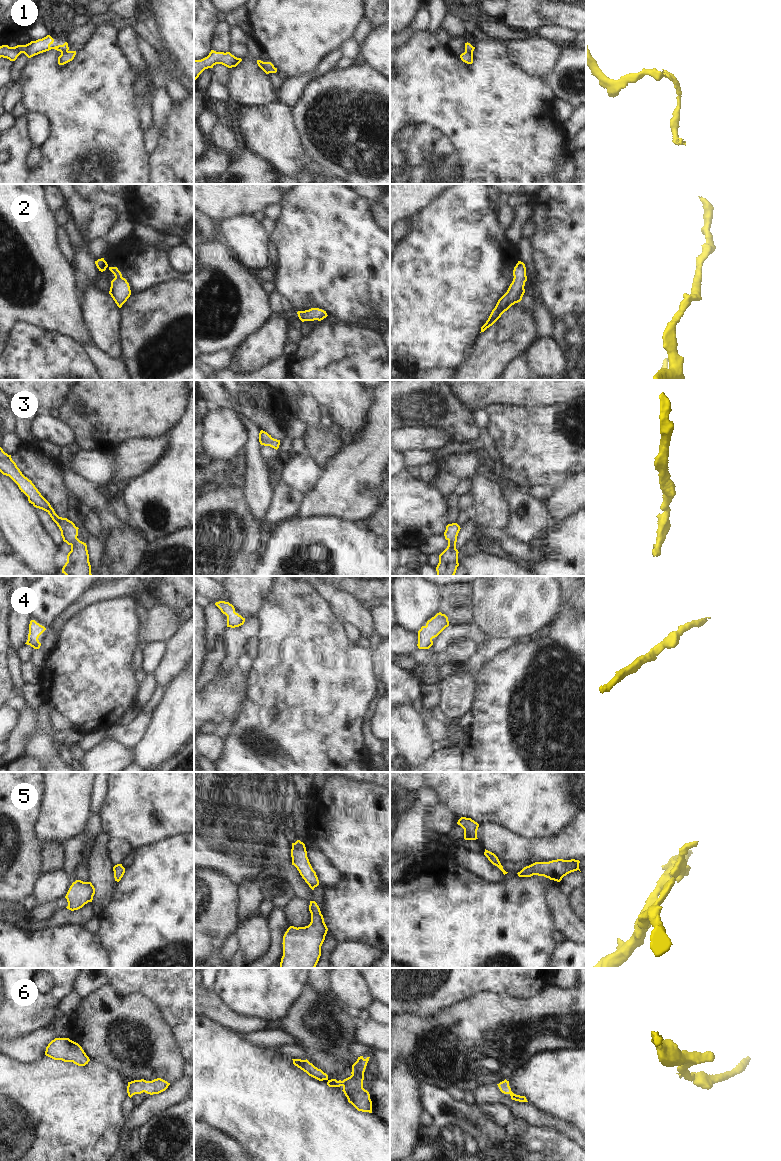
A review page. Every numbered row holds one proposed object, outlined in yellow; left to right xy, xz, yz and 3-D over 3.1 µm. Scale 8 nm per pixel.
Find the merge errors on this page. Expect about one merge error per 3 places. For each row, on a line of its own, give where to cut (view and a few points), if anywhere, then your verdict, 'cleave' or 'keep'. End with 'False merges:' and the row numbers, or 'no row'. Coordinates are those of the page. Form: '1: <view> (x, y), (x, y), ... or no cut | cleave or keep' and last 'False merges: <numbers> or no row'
1: yz (465, 50), (472, 52) | cleave
2: no cut | keep
3: no cut | keep
4: no cut | keep
5: no cut | keep
6: no cut | keep
False merges: 1

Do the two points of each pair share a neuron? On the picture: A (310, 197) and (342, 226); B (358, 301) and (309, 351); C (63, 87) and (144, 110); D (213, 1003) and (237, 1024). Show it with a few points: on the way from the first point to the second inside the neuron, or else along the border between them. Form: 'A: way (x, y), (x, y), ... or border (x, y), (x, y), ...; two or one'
A: way (318, 205), (334, 221); one
B: border (340, 321), (354, 323); two
C: border (138, 104), (138, 119), (140, 127), (144, 132); two
D: way (219, 1009), (231, 1020); one

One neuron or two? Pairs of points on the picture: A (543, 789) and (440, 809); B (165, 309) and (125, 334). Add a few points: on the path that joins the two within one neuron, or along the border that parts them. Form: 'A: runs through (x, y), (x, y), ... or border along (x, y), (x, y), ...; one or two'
A: border along (438, 798), (454, 815); two
B: runs through (155, 319), (140, 334), (135, 334); one

